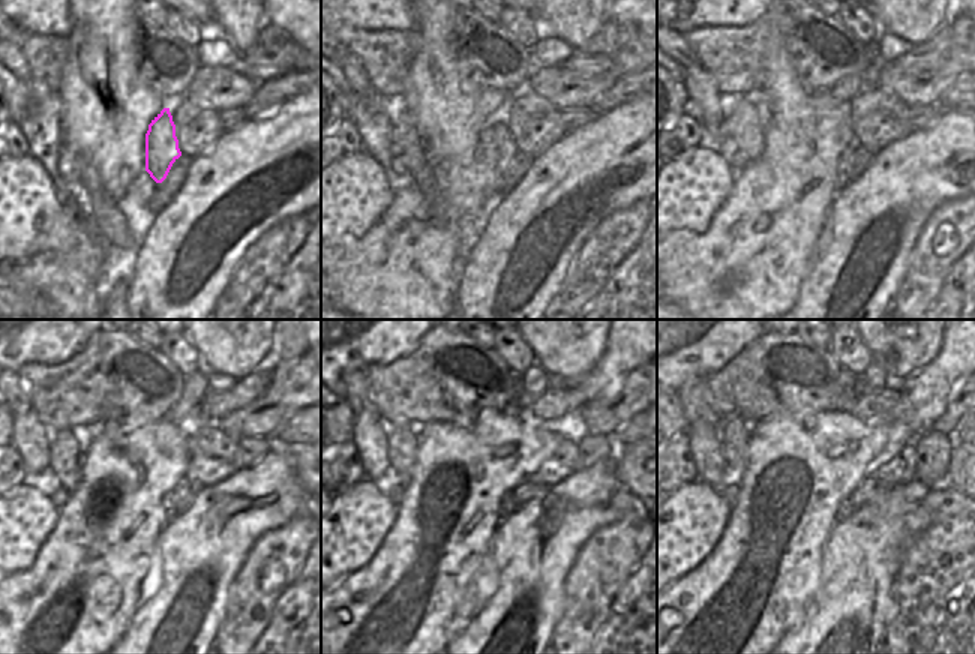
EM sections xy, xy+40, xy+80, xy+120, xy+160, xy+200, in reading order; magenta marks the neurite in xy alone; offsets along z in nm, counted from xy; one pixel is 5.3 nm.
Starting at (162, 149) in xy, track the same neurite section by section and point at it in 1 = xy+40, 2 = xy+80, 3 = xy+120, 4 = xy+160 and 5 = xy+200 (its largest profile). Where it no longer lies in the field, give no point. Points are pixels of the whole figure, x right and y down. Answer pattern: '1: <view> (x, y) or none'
1: xy+40 (506, 147)
2: xy+80 (842, 162)
3: xy+120 (168, 500)
4: xy+160 (509, 507)
5: xy+200 (845, 509)

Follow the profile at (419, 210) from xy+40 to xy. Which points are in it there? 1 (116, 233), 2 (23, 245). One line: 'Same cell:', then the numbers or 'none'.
Same cell: none

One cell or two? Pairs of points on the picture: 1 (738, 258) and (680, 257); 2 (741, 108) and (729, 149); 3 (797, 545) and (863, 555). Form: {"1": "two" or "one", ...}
{"1": "one", "2": "one", "3": "two"}

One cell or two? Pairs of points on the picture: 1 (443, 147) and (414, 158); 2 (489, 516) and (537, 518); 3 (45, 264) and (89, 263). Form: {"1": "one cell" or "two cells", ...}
{"1": "two cells", "2": "two cells", "3": "one cell"}

